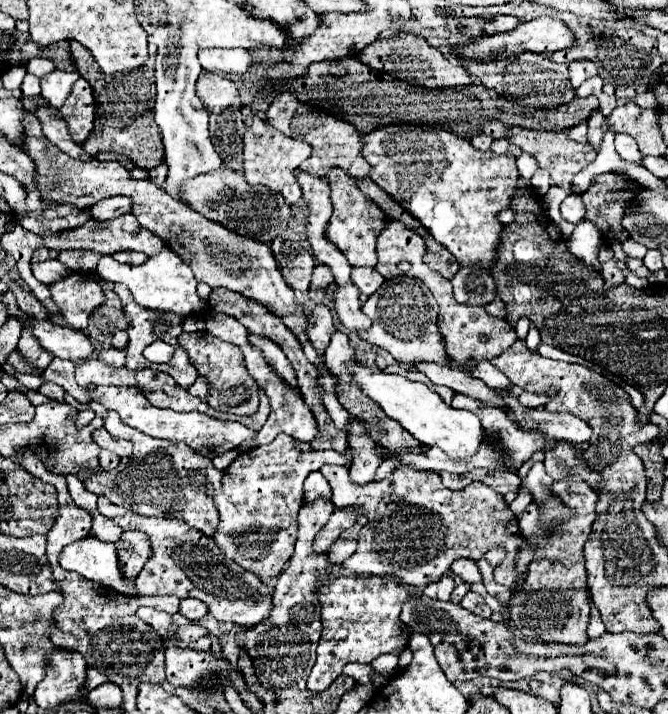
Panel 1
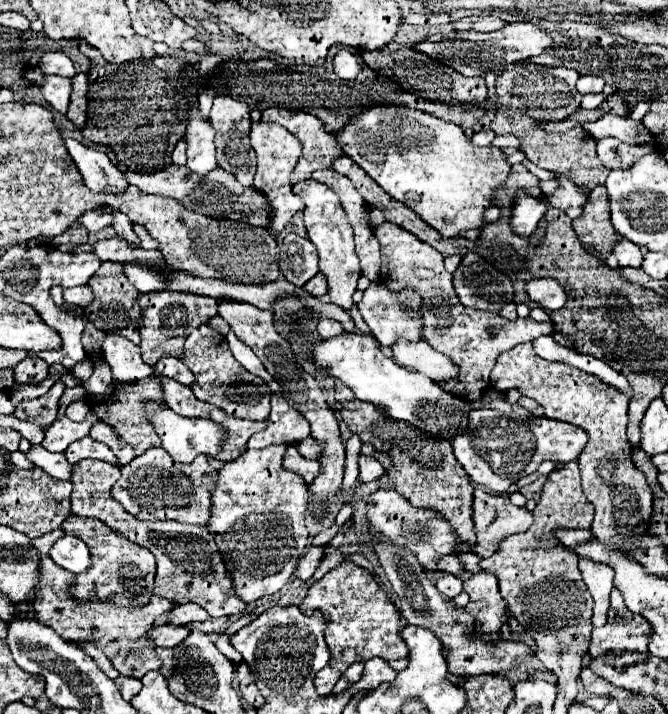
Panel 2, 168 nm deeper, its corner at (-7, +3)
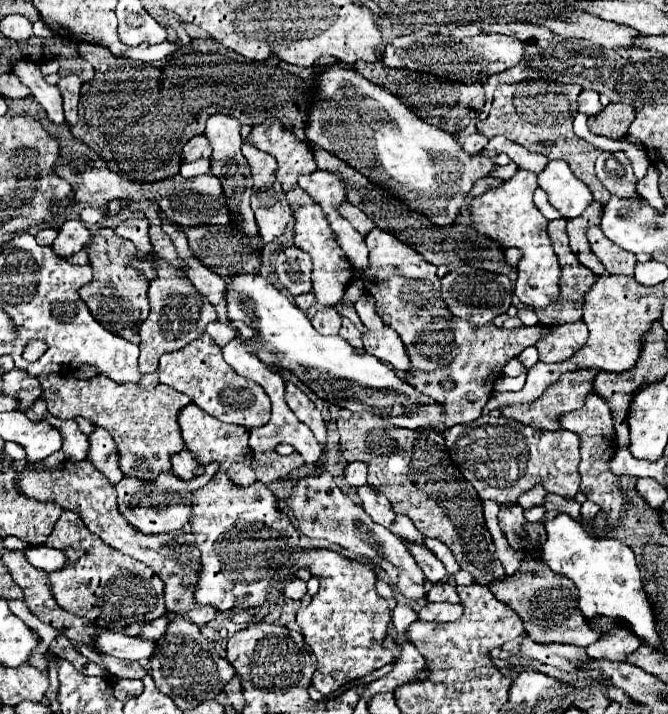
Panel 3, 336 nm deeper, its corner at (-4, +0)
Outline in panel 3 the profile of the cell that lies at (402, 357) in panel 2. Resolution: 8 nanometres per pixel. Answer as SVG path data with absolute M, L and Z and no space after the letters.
M386 327L382 331L366 331L362 333L362 341L364 349L370 355L378 357L382 363L398 371L408 371L410 357L406 355L406 345L402 343L400 335L394 329Z

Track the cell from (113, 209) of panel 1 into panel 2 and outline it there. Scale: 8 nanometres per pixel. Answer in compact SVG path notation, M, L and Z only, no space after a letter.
M101 208L101 210L85 212L77 222L79 222L81 226L85 226L87 232L97 232L97 230L109 226L111 220L113 220L113 216L115 216L115 214L113 214L111 208Z

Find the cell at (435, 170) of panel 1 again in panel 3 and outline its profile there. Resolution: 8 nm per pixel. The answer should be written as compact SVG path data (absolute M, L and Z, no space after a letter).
M338 65L324 67L324 73L318 77L318 95L314 101L314 107L308 117L306 137L316 147L322 147L330 151L332 155L338 155L338 159L350 163L356 171L362 171L370 181L378 183L380 187L386 187L394 197L402 199L410 209L426 215L434 223L440 223L442 227L452 225L462 209L462 203L468 197L468 191L474 187L474 183L494 171L494 163L486 155L468 155L456 137L442 127L430 125L422 117L418 117L410 107L400 103L398 97L384 91L382 87L368 83L362 75L342 69Z

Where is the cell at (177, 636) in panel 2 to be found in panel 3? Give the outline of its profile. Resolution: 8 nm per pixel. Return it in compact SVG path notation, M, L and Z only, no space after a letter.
M102 631L96 637L96 649L122 659L150 659L156 651L156 641L142 639L140 635L126 635L122 631Z

